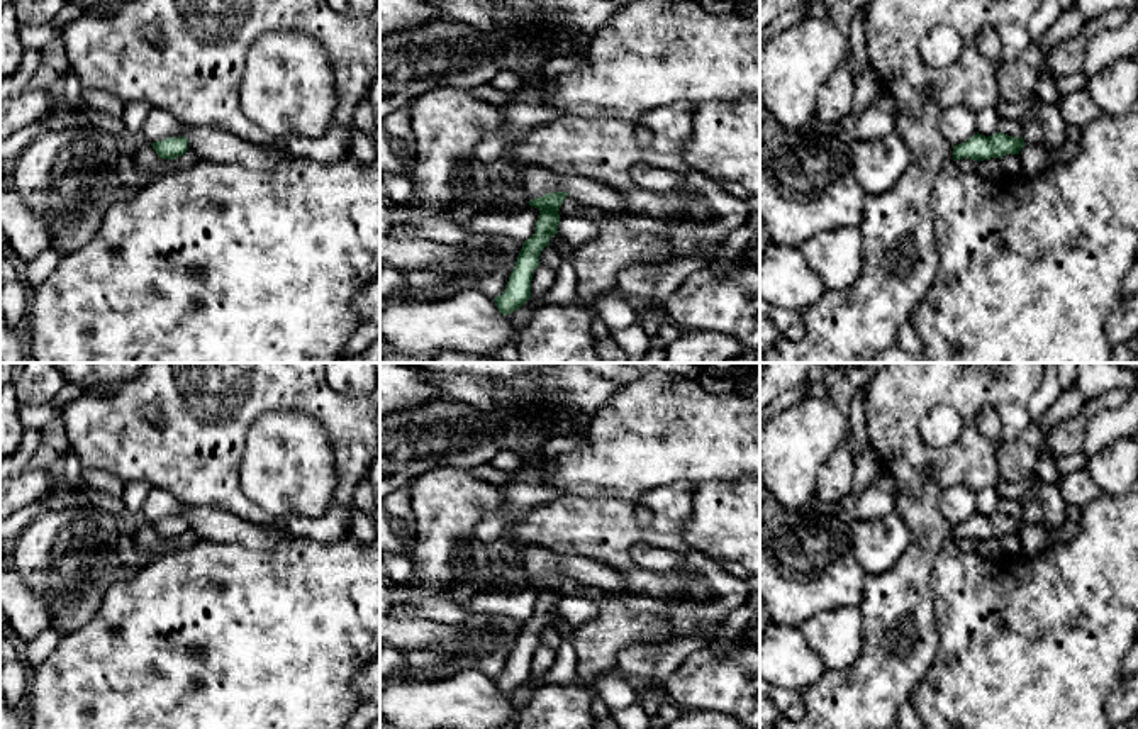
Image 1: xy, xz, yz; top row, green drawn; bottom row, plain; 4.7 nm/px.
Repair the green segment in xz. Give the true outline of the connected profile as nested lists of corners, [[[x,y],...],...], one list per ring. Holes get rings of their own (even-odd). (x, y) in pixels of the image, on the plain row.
[[[553,571],[527,582],[531,587],[539,590],[539,598],[534,614],[522,622],[522,629],[505,670],[494,678],[502,695],[512,693],[531,678],[533,654],[541,643],[539,634],[546,626],[549,626],[549,617],[558,614],[558,604],[561,598],[558,592],[566,576],[566,571]]]

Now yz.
[[[977,512],[968,520],[953,526],[953,541],[963,537],[973,541],[984,541],[990,537],[1001,539],[1006,534],[1019,534],[1024,526],[1026,522],[1023,517],[1012,517],[1002,512],[985,517]]]

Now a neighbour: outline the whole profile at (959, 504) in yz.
[[[950,487],[941,493],[940,507],[943,515],[953,524],[962,524],[977,514],[975,490]]]

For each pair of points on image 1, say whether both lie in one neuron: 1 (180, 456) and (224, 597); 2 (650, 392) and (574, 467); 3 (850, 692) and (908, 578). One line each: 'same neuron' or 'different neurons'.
1: different neurons
2: same neuron
3: same neuron

